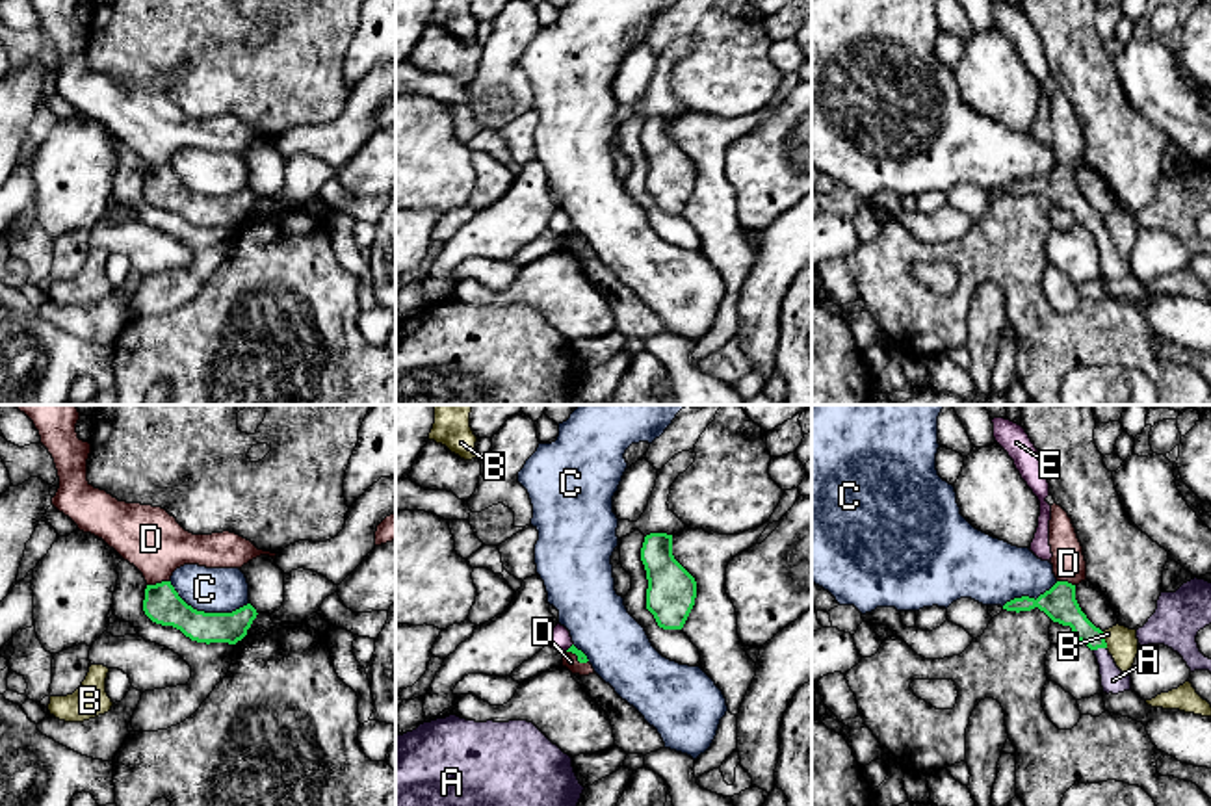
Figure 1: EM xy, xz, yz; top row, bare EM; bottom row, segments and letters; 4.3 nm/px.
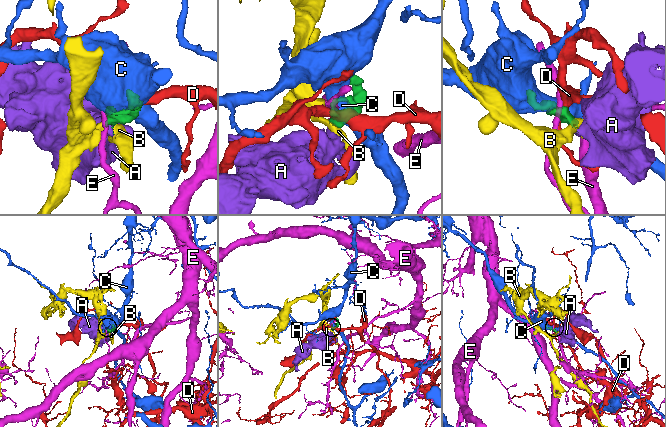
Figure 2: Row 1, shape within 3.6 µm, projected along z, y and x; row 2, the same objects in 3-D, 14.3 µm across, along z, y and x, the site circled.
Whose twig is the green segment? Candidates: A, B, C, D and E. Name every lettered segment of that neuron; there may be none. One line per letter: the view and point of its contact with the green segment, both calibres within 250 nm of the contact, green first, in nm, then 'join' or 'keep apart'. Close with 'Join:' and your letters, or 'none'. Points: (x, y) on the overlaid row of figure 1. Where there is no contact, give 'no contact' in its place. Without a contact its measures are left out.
A: meets green in yz at (1100, 647); 140 nm thick on the green side, 110 nm on the other; join
B: meets green in yz at (1104, 639); 150 nm thick on the green side, 140 nm on the other; keep apart
C: meets green in xy at (207, 613); 160 nm thick on the green side, 190 nm on the other; keep apart
D: meets green in xy at (156, 584); 160 nm thick on the green side, 280 nm on the other; keep apart
E: meets green in xz at (571, 647); 50 nm thick on the green side, 90 nm on the other; keep apart
Join: A

